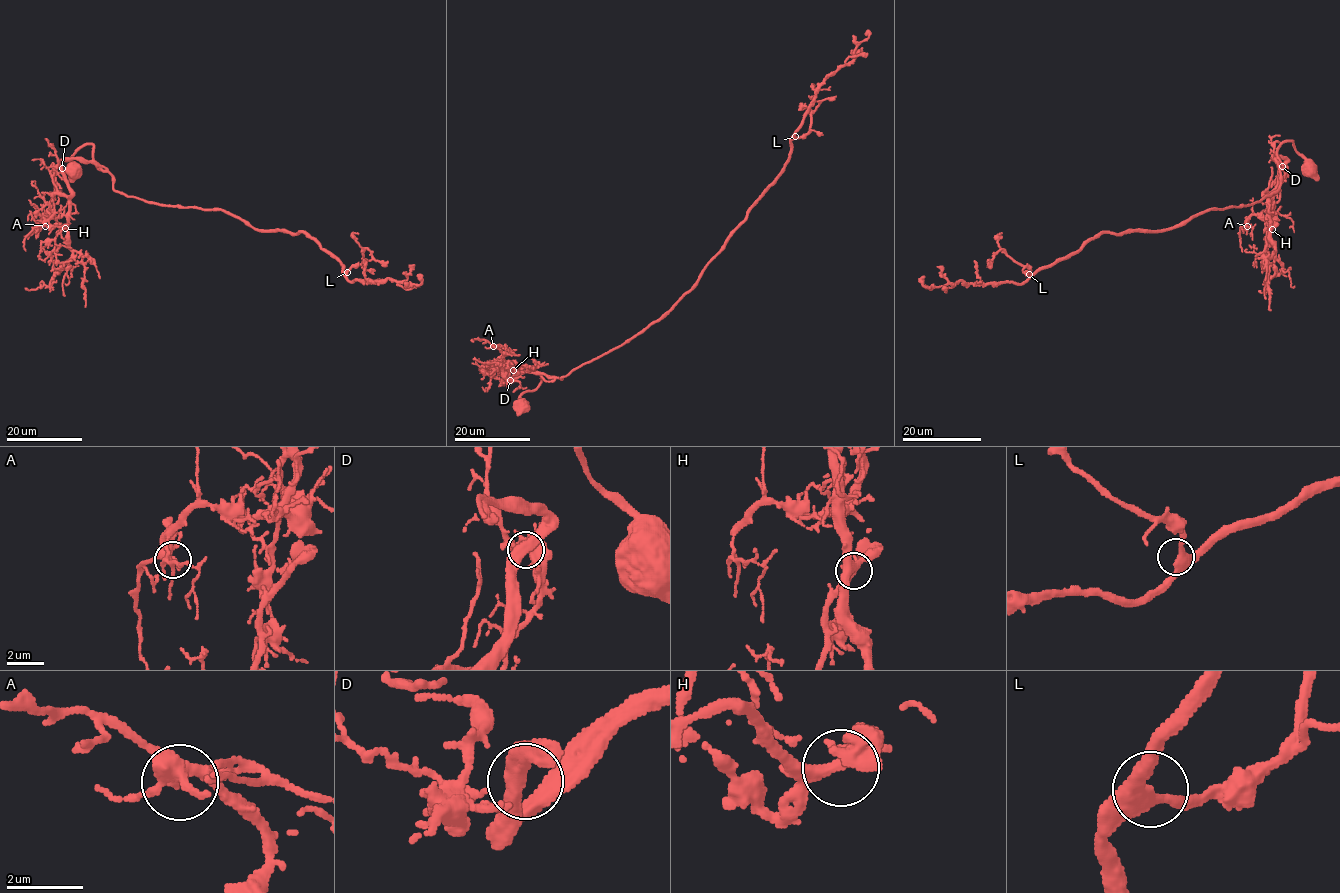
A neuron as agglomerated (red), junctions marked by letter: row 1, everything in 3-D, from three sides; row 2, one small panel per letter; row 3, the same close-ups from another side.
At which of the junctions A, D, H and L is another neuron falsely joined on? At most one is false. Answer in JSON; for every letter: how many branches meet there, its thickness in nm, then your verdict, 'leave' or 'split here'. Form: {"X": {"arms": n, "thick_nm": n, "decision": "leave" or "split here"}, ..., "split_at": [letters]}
{"A": {"arms": 3, "thick_nm": 380, "decision": "leave"}, "D": {"arms": 3, "thick_nm": 400, "decision": "leave"}, "H": {"arms": 3, "thick_nm": 420, "decision": "leave"}, "L": {"arms": 3, "thick_nm": 400, "decision": "leave"}, "split_at": []}

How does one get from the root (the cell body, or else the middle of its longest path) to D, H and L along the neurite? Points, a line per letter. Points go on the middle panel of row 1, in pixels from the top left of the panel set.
D: (519, 405), (519, 397), (536, 388), (541, 375), (536, 371), (525, 371), (508, 383), (510, 380)
H: (519, 405), (519, 397), (534, 390), (542, 378), (536, 371), (525, 371), (508, 383), (519, 368), (513, 370)
L: (519, 405), (519, 397), (536, 388), (541, 375), (562, 378), (659, 321), (691, 288), (779, 173), (795, 136)

